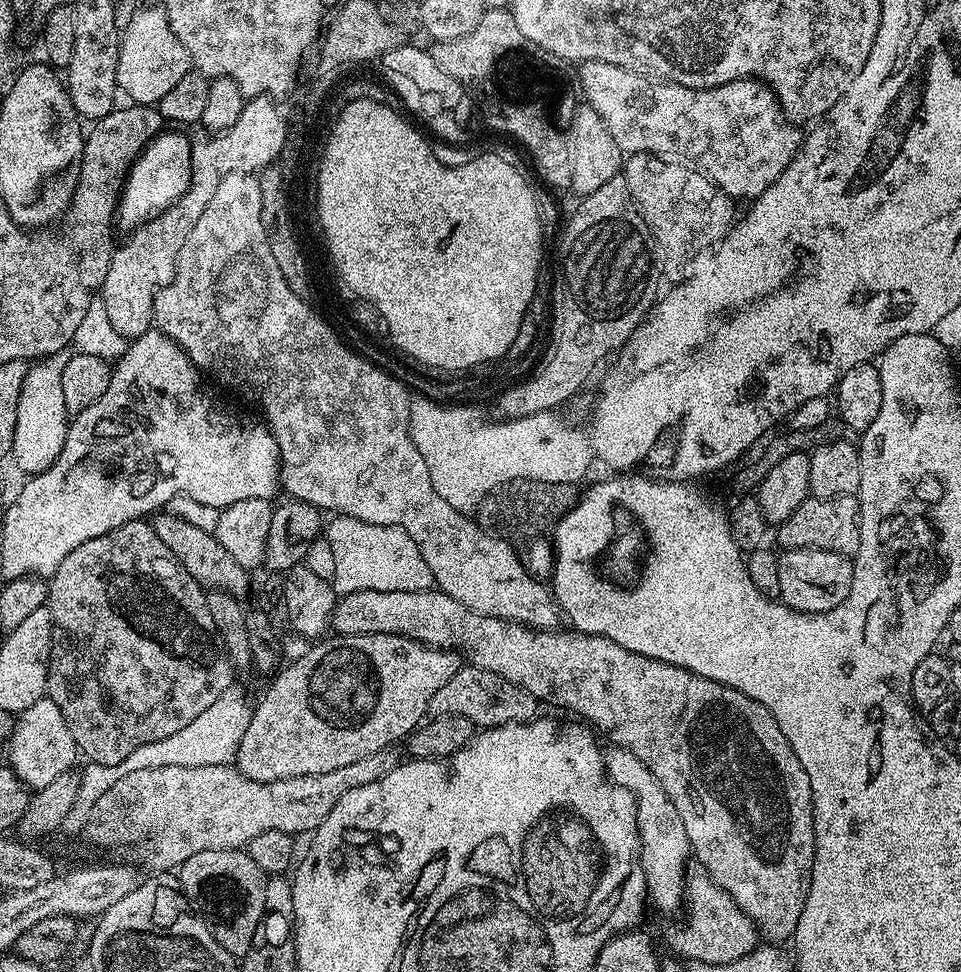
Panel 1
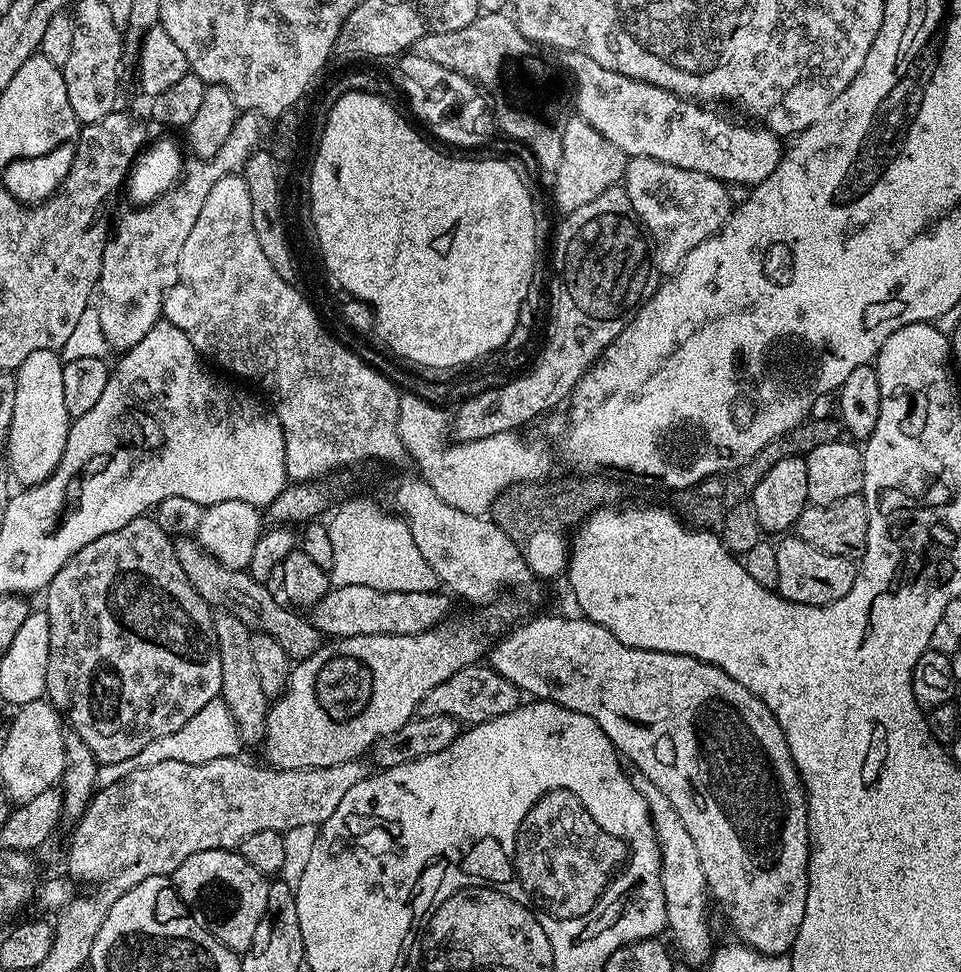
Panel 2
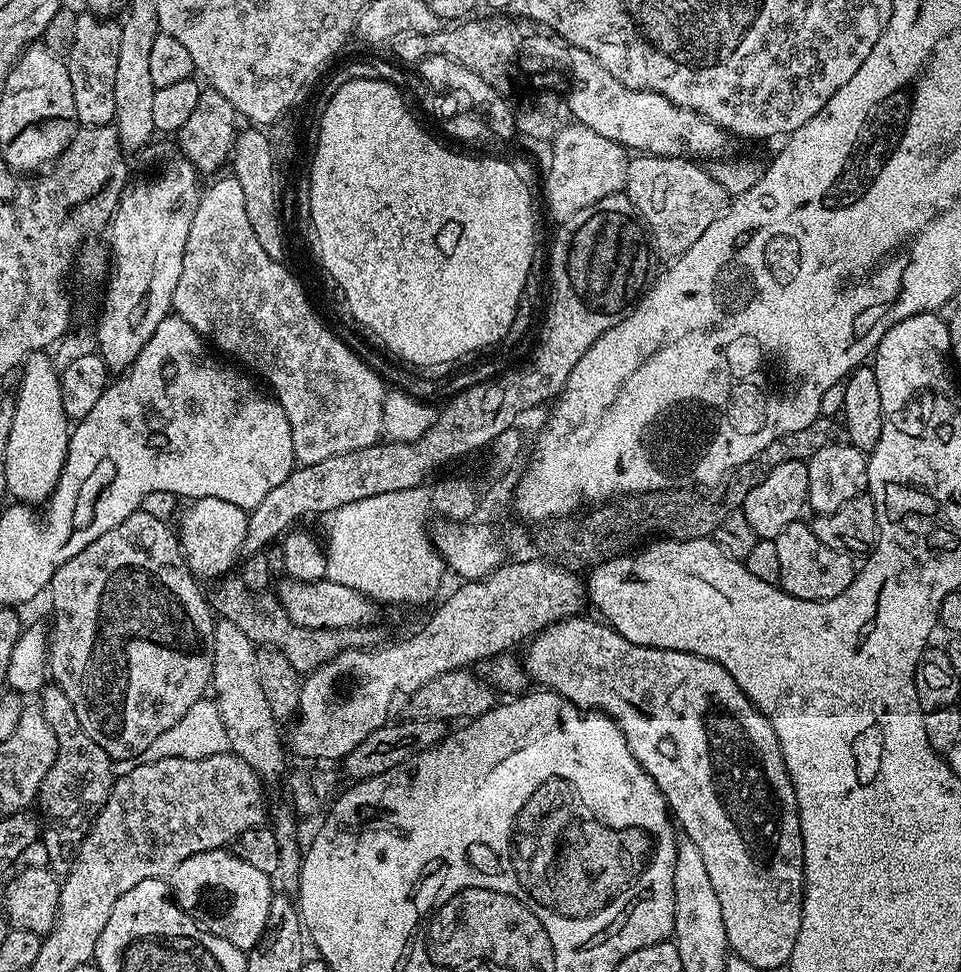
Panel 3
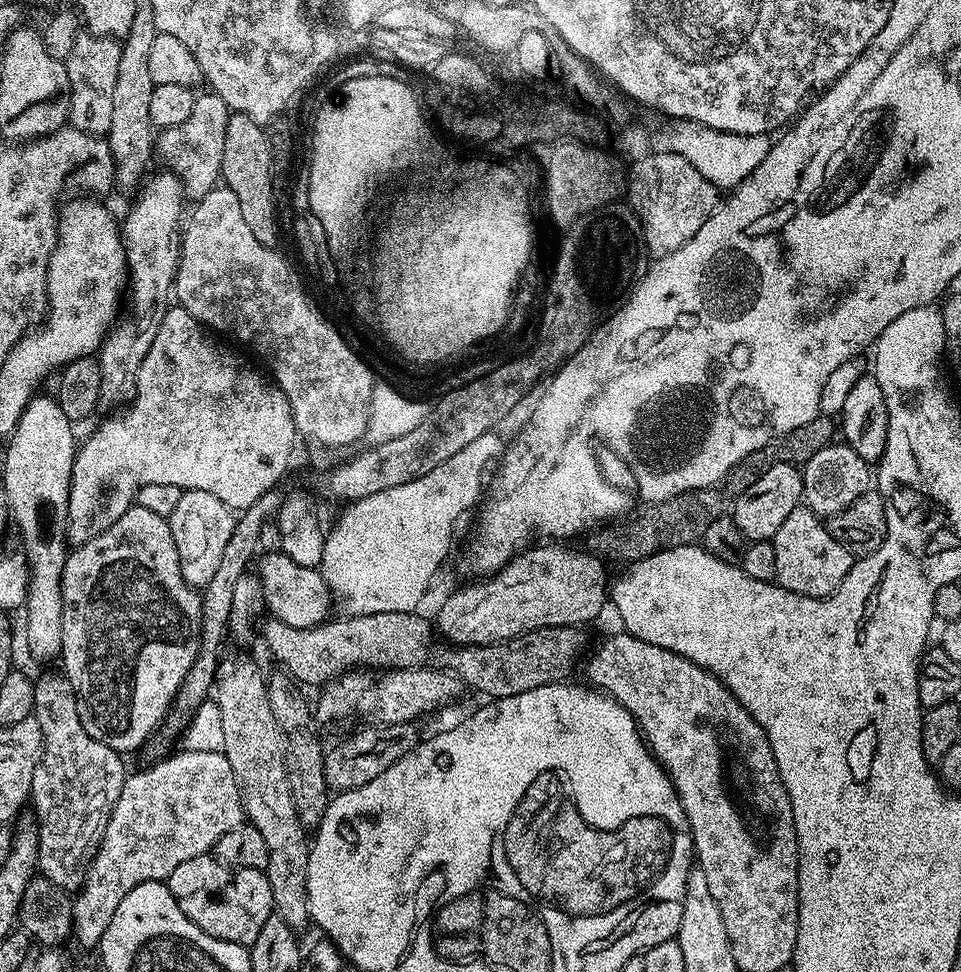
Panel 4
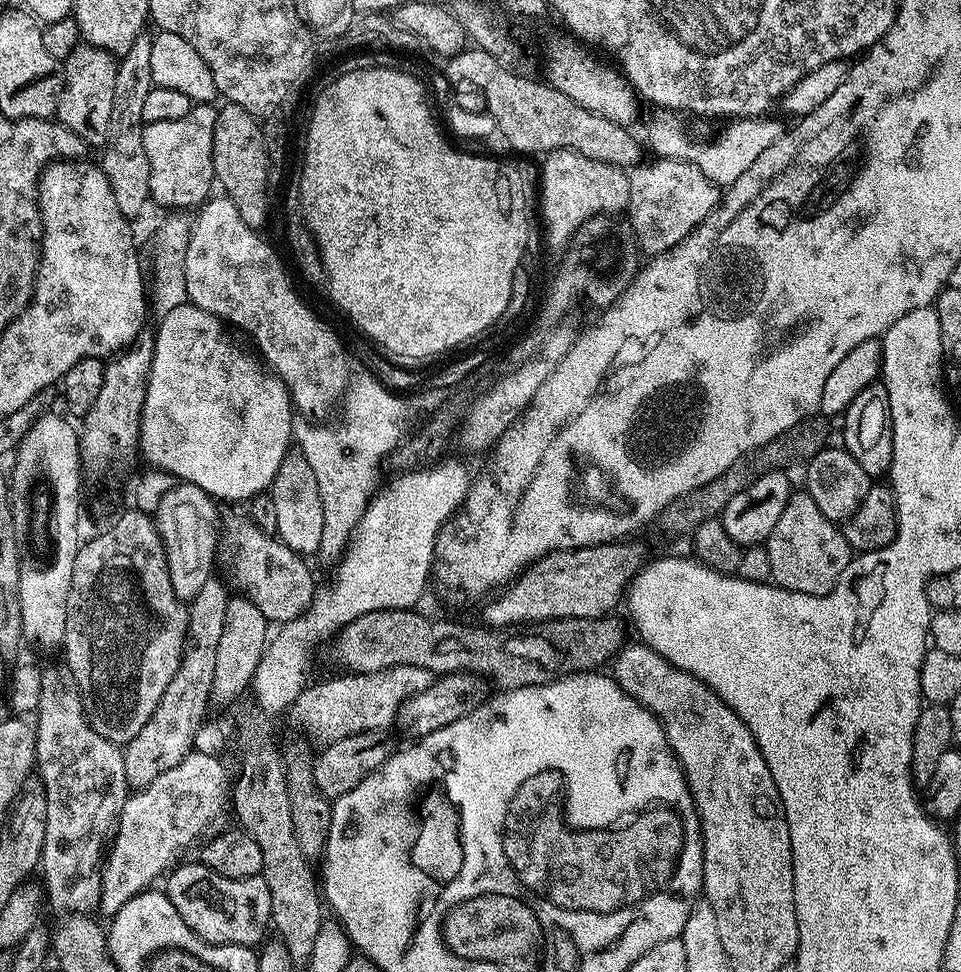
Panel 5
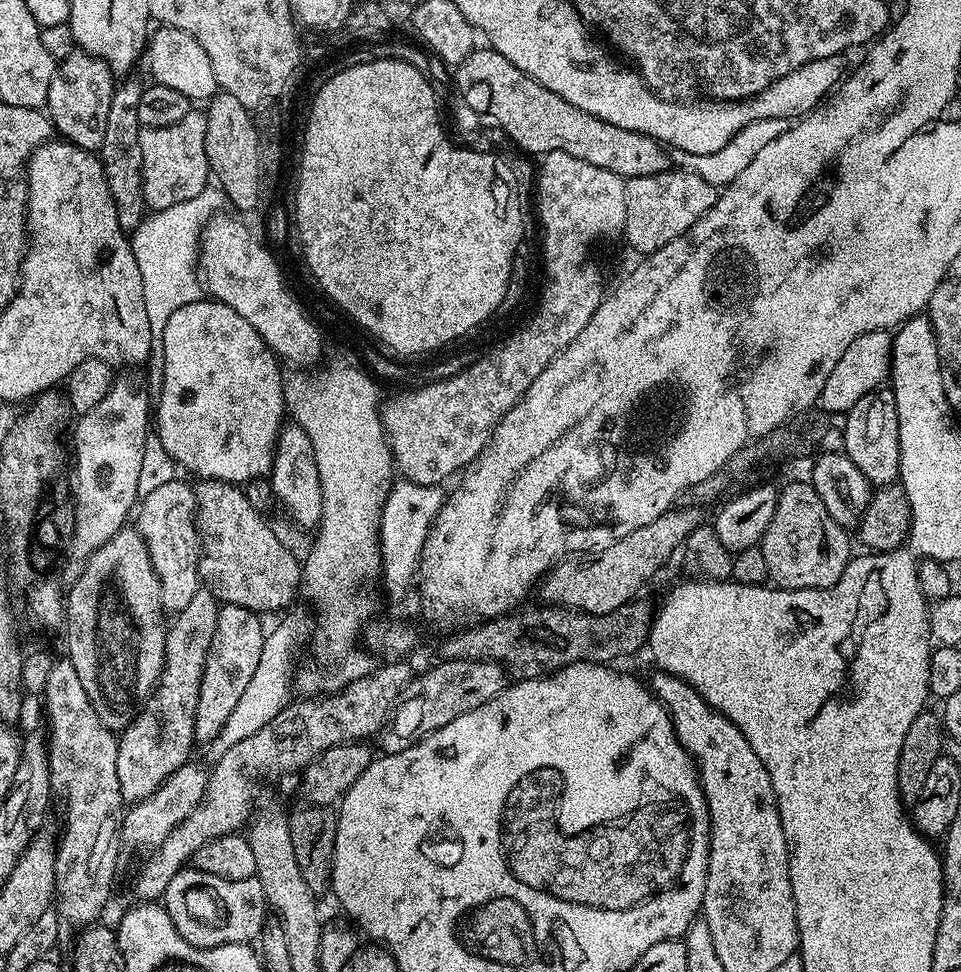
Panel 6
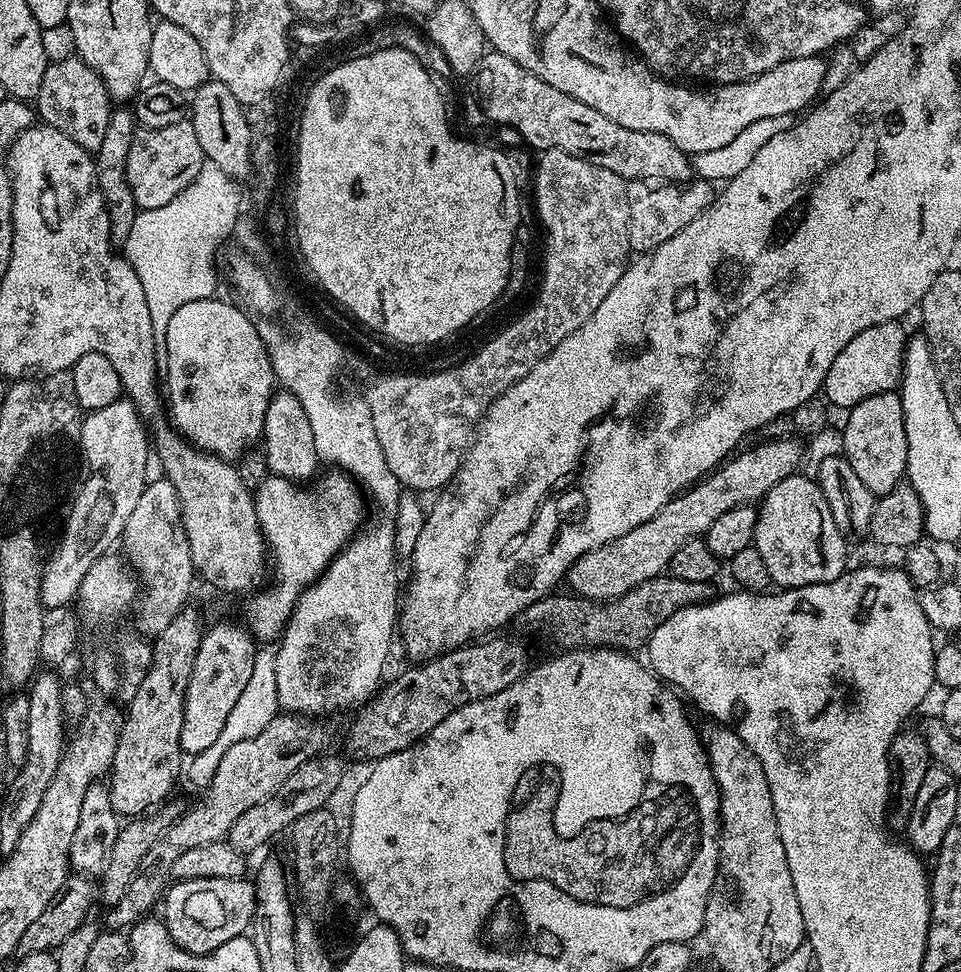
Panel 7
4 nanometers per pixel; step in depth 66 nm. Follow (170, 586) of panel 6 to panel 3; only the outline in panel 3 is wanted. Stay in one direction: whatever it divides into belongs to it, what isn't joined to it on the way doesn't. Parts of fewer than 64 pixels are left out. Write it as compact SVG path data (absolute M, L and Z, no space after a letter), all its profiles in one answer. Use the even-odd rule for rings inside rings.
M204 496L200 500L191 501L187 506L189 508L185 510L184 517L180 520L180 528L178 524L178 535L184 560L193 576L203 578L205 581L206 579L215 581L231 573L232 562L241 557L244 547L248 512L234 506L234 502L226 502L213 496Z

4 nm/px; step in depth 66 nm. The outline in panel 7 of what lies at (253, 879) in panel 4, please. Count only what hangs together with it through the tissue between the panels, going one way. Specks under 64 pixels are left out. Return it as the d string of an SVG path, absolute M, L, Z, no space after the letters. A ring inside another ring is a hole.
M199 876L193 880L176 880L162 897L163 908L162 919L170 939L193 956L205 956L230 942L230 938L245 935L253 927L256 885L248 878L231 880Z

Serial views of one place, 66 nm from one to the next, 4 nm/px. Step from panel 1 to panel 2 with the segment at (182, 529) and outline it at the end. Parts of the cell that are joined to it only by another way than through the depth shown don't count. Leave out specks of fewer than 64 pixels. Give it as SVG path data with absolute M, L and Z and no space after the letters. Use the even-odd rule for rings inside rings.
M188 534L181 537L181 540L175 541L178 562L182 565L182 570L186 570L190 586L194 586L194 590L198 590L201 598L213 609L232 612L252 632L265 632L270 635L293 661L305 660L320 649L322 637L311 619L304 617L303 620L300 617L303 615L281 603L278 596L267 589L265 581L255 580L245 569L222 566L220 560L214 559L201 548L199 540Z

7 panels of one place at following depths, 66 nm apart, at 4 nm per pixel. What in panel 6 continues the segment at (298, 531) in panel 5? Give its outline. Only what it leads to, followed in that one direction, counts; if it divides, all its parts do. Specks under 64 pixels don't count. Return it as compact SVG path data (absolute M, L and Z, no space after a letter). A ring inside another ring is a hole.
M285 423L276 435L270 481L275 503L284 507L285 514L298 527L312 530L319 525L322 514L322 482L318 478L318 464L312 457L312 443L306 438L306 432L300 424Z

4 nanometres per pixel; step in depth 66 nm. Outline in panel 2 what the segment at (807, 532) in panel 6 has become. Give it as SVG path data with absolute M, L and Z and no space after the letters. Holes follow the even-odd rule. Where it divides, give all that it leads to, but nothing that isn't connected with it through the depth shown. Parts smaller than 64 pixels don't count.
M795 534L785 535L781 540L784 541L776 544L778 586L775 589L780 595L785 596L790 602L824 606L830 602L838 602L838 598L850 594L857 565L849 557L826 554L818 550L818 546L810 546L810 542Z

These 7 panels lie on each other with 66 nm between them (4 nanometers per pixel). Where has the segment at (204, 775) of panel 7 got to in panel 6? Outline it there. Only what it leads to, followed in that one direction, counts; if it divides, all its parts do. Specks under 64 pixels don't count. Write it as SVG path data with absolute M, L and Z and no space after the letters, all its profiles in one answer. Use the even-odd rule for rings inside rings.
M291 612L287 613L289 616L273 632L271 629L265 635L262 642L262 654L258 658L258 666L250 677L250 683L246 685L246 691L242 693L242 698L238 698L237 704L234 705L234 711L230 714L230 719L226 721L226 726L222 726L222 734L218 734L218 738L214 738L207 745L209 757L215 758L226 754L226 750L230 750L230 746L234 746L238 742L242 742L242 738L250 738L250 734L262 730L262 726L266 726L266 722L270 722L270 718L274 718L274 714L281 712L290 703L290 697L294 692L294 656L292 660L292 651L295 650L299 640L300 643L307 641L314 626L313 617L309 613L307 616L304 612Z

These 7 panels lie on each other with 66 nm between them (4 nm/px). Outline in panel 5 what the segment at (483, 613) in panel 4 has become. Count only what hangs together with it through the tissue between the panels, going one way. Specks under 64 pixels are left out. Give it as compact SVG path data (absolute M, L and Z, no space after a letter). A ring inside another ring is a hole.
M628 543L566 548L535 560L497 595L501 595L497 600L487 601L483 623L489 628L507 628L558 618L607 617L608 611L625 599L628 585L646 563L643 548Z

